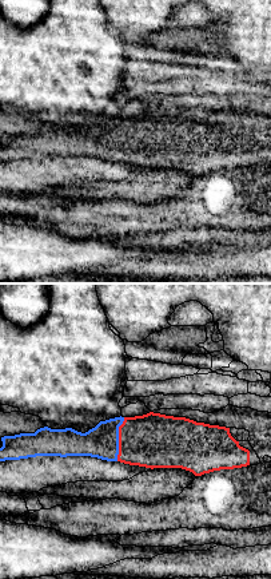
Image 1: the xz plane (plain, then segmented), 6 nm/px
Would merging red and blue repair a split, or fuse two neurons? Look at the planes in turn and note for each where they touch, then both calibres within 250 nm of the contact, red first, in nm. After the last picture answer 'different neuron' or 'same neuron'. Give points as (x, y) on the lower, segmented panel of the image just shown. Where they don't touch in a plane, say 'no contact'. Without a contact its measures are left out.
(119, 439) | 320/200 nm

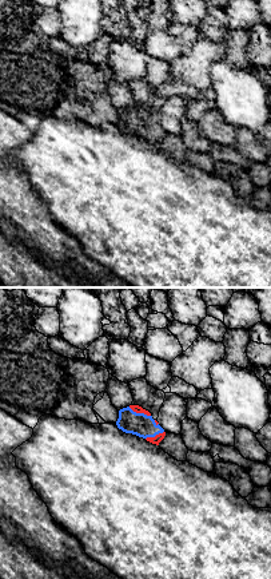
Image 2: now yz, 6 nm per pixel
(139, 412) | 50/140 nm

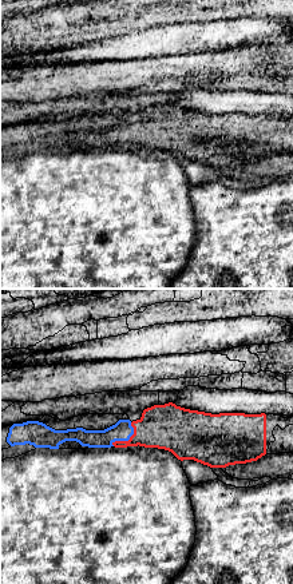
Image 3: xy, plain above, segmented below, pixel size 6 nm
(129, 440) | 280/120 nm

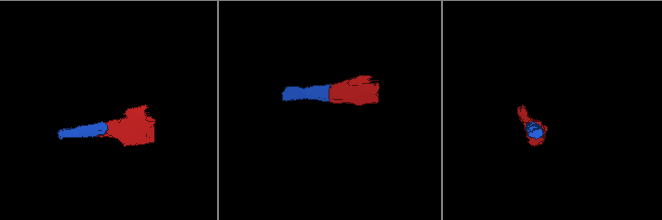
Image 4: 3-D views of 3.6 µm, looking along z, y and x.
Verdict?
same neuron

